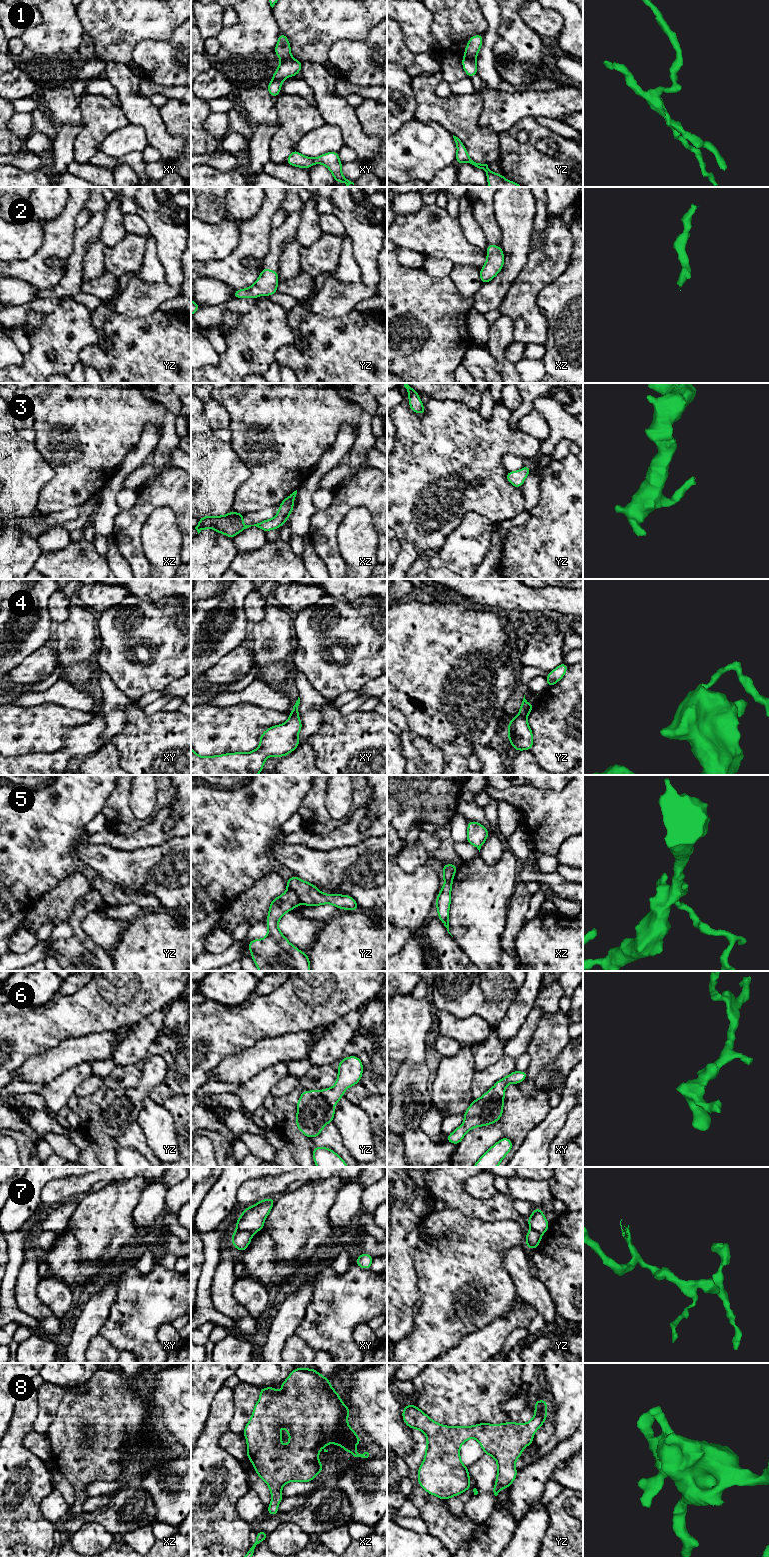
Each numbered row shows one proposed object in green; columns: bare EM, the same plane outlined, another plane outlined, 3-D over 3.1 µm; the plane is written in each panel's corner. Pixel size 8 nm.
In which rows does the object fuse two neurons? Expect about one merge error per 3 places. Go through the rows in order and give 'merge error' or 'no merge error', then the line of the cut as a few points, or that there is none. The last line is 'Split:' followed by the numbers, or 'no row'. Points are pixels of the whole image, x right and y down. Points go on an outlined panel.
1: merge error; cut yz (464, 56), (475, 59)
2: no merge error; cut none
3: no merge error; cut none
4: merge error; cut xy (290, 714), (297, 717)
5: merge error; cut yz (287, 888), (296, 895), (300, 902)
6: no merge error; cut none
7: merge error; cut xy (237, 1229), (243, 1229), (252, 1234)
8: no merge error; cut none
Split: 1, 4, 5, 7

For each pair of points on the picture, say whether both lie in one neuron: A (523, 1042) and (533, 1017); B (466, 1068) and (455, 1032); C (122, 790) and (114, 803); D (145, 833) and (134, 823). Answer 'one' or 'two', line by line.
A: one
B: two
C: one
D: two

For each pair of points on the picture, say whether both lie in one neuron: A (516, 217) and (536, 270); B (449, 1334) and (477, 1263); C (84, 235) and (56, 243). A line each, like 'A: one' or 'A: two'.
A: two
B: one
C: two

